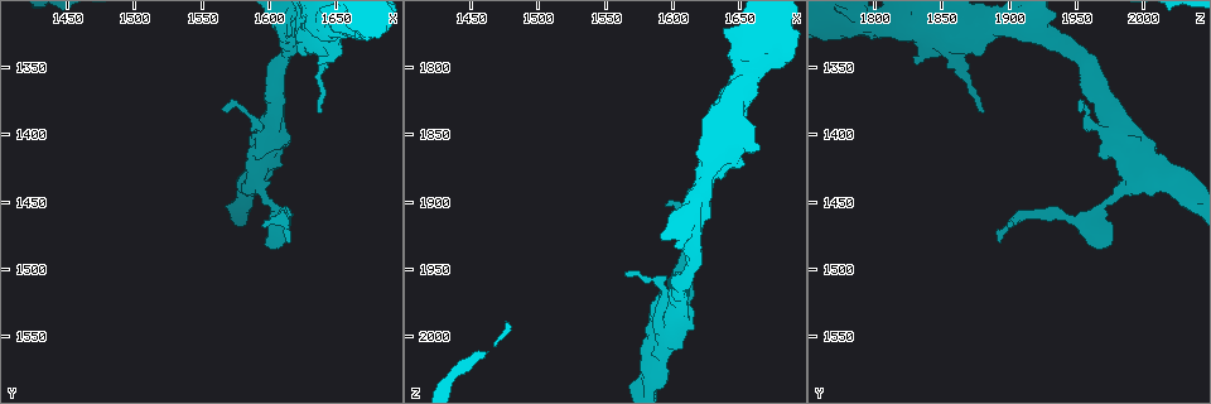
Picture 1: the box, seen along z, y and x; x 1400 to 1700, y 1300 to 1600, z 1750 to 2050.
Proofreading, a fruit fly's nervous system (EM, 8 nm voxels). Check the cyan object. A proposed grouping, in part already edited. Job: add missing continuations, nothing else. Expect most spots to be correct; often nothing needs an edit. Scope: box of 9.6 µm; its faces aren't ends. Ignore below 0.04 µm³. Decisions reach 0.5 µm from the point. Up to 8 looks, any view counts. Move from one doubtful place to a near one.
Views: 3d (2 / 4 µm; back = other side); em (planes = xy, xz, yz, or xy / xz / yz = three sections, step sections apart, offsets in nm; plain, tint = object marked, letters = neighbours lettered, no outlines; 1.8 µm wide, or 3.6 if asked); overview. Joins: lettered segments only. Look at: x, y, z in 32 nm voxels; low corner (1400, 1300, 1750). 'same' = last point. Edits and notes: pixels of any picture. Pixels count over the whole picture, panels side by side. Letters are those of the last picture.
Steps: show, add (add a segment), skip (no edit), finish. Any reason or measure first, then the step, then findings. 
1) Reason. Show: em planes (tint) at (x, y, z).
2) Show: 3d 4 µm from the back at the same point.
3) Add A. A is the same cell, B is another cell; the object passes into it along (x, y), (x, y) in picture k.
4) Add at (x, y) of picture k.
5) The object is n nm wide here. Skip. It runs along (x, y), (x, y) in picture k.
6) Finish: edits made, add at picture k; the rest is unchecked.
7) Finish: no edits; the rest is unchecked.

An open end. Show: em xz step 16 (letters) at (1566, 1382, 1954).

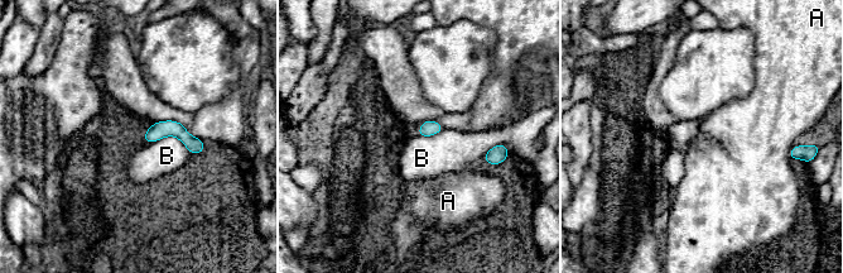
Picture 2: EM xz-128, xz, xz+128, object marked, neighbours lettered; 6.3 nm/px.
Skip. A and B are other cells; none of them fits.

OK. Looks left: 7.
Branch stops here. Show: em planes (letters) at (1614, 1480, 1892).

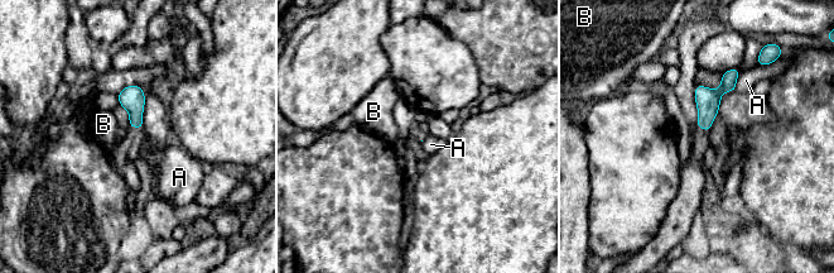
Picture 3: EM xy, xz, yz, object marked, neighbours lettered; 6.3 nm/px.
Skip. A and B are other cells; it runs along (736, 71), (708, 103), (699, 124) in picture 3; none of them fits.

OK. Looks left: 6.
An open end. Show: 3d 4 µm at (1638, 1348, 1828).

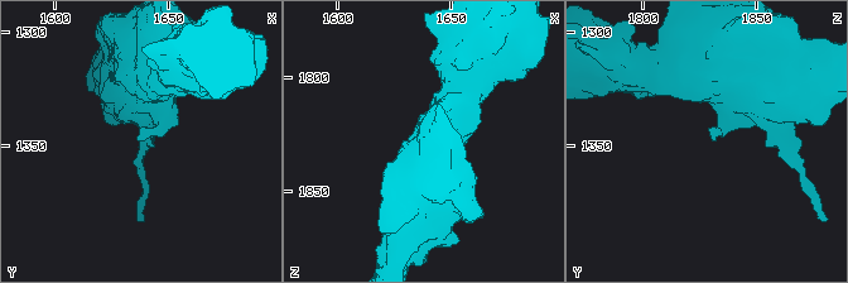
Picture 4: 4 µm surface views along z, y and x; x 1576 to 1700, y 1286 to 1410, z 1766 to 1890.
Show: em yz step 4 (tint) at (1638, 1348, 1830).

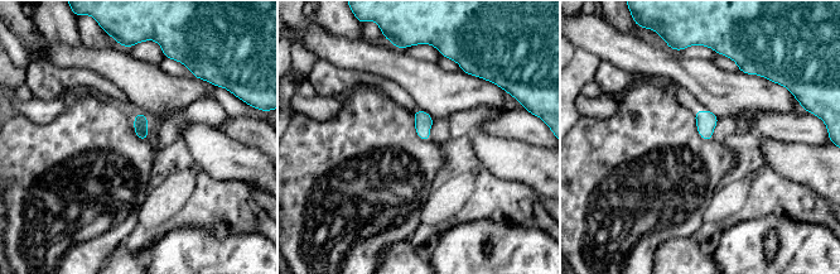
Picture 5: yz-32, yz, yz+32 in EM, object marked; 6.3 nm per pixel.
Show: em planes (letters) at the same point.

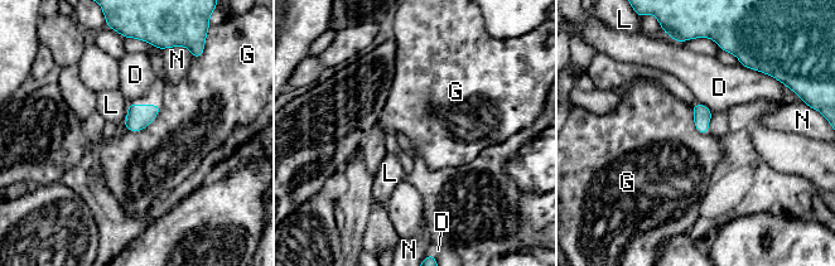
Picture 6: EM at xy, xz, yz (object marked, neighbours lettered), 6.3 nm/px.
Skip. D, G, L and N are other cells; a border runs along (162, 106), (140, 130), (122, 126) in picture 6; no lettered segment goes on from it.

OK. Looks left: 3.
Finish: no edits; the rest is unchecked.

